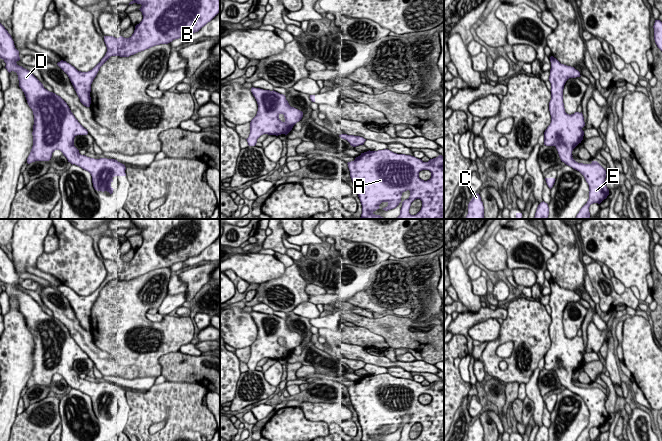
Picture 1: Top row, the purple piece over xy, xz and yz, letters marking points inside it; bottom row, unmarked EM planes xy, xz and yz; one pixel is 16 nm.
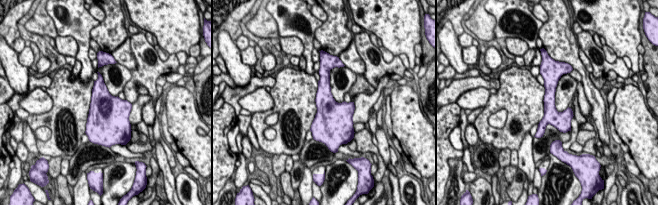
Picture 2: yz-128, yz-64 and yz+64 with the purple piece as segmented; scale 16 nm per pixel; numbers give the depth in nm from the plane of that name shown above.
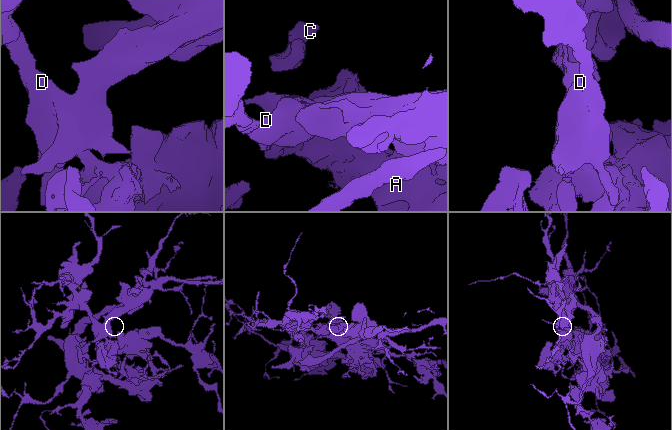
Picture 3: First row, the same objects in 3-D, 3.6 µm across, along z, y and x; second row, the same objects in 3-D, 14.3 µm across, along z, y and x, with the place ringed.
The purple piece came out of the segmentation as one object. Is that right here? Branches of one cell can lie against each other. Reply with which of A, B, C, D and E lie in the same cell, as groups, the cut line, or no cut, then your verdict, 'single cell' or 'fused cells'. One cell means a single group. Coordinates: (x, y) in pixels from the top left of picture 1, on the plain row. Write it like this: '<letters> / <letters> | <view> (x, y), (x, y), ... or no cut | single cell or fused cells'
A B C D E | no cut | single cell

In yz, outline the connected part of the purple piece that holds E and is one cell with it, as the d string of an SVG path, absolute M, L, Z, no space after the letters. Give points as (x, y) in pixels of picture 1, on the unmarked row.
M553 280L550 281L551 324L549 335L551 347L544 356L544 369L555 370L562 386L579 395L589 409L589 423L580 433L576 441L590 441L589 431L593 427L600 428L609 419L606 410L606 394L597 386L591 388L578 387L573 383L573 373L581 367L585 350L582 336L567 338L563 327L563 313L569 302L580 301L574 291L561 288Z

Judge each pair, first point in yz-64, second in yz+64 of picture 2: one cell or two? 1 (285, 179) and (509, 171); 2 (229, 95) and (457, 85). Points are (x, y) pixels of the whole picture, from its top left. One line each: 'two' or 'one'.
1: one
2: one

